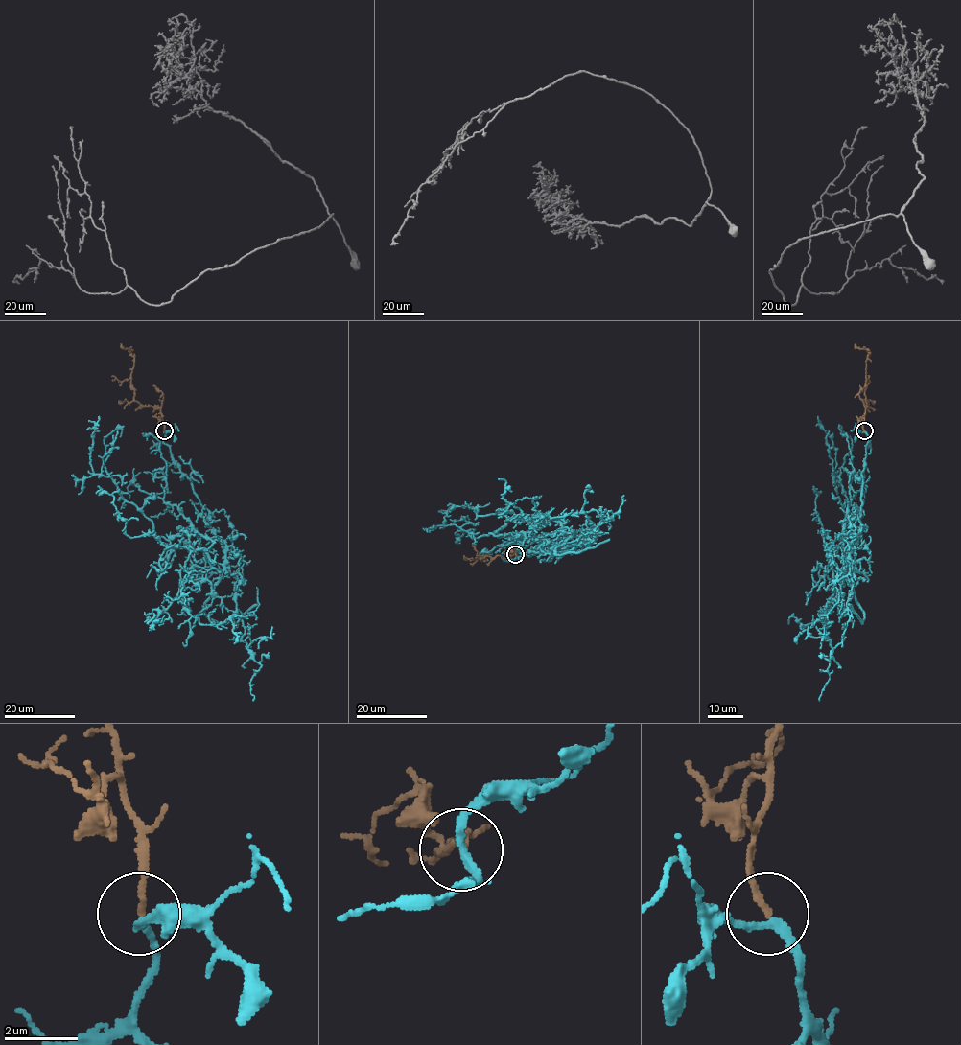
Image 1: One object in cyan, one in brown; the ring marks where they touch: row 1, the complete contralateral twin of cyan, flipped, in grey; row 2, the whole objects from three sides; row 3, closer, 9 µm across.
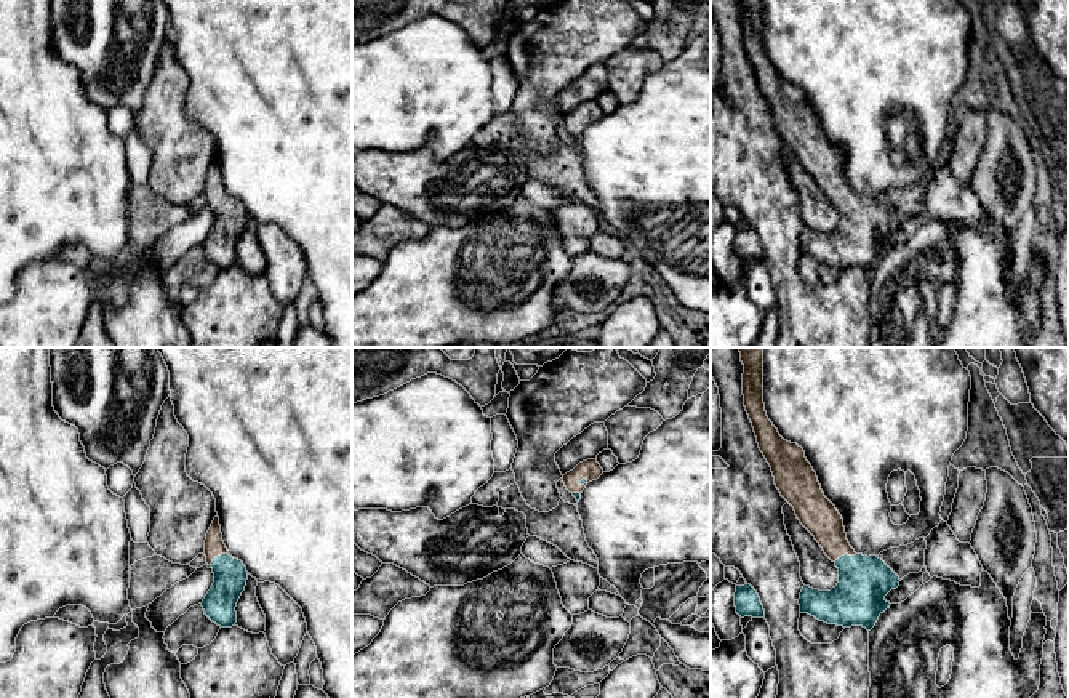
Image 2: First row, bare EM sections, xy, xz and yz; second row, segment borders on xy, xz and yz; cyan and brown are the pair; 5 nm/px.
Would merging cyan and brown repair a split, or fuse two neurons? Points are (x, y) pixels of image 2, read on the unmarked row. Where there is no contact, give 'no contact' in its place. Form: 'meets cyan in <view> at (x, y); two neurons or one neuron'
meets cyan in xy at (221, 196); one neuron

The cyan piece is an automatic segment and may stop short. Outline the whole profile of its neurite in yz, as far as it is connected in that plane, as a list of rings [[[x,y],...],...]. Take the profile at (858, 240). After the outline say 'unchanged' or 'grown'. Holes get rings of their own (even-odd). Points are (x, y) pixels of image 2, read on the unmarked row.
[[[741,0],[744,48],[752,64],[757,85],[771,109],[775,126],[781,138],[794,149],[800,165],[815,178],[824,195],[839,210],[839,224],[831,232],[819,232],[803,227],[799,240],[800,255],[808,255],[827,266],[843,269],[863,267],[871,272],[879,258],[890,250],[885,237],[899,227],[899,218],[877,197],[856,195],[850,187],[843,160],[835,147],[824,138],[816,114],[797,85],[784,82],[768,61],[763,45],[763,0]]] | grown

